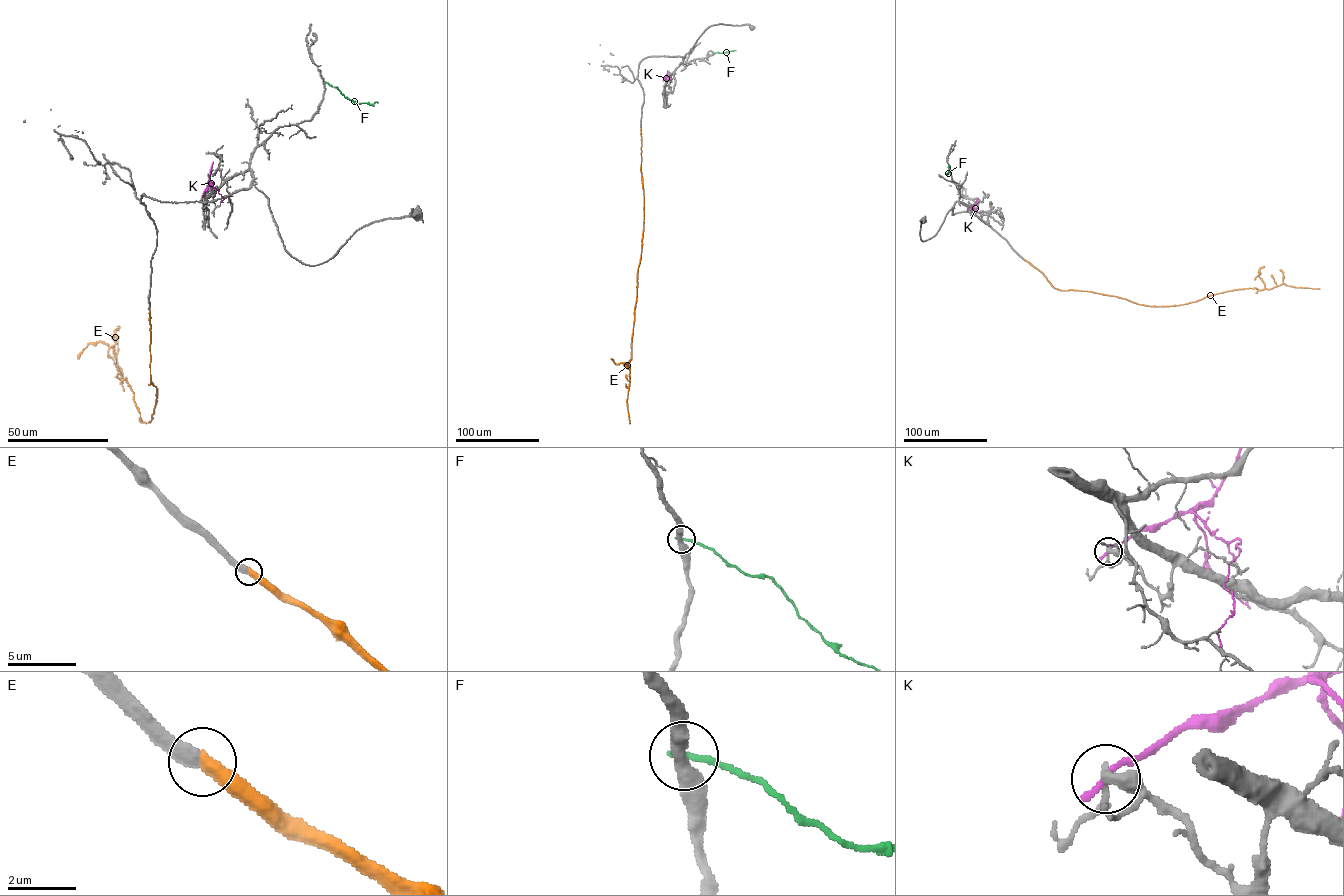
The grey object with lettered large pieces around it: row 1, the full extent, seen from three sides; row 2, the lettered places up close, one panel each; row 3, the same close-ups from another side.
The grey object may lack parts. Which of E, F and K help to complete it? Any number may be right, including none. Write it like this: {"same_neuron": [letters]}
{"same_neuron": ["E"]}

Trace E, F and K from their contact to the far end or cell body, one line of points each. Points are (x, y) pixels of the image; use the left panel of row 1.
E: (149, 310), (149, 384), (157, 397), (149, 422), (140, 421), (120, 368), (115, 377), (122, 381)
F: (323, 81), (336, 87), (356, 104), (378, 102)
K: (214, 188), (210, 181), (224, 199), (223, 202)

